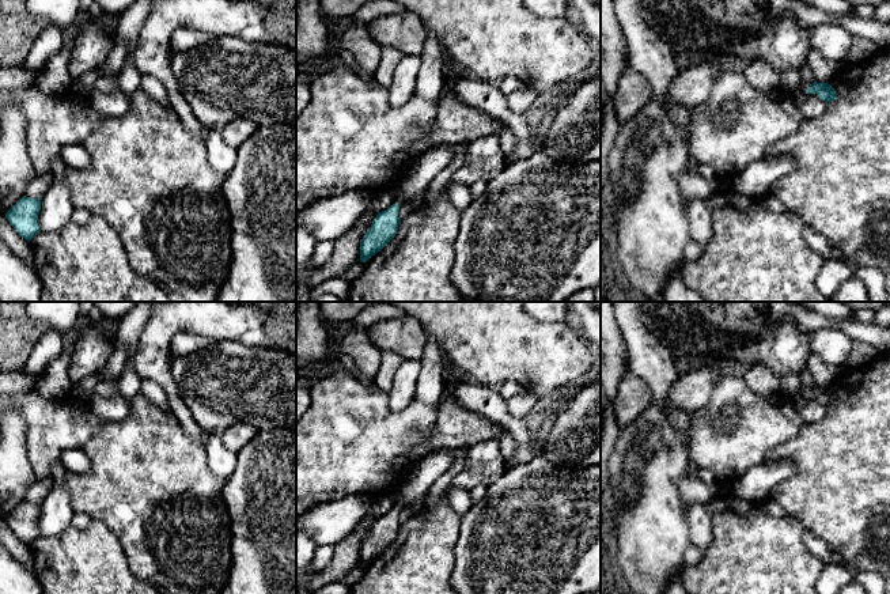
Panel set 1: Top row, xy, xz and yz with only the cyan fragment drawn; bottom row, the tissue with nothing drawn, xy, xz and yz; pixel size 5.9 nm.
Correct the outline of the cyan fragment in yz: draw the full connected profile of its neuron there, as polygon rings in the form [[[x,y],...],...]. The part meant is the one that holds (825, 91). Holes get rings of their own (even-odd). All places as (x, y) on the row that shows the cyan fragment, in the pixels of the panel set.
[[[800,80],[799,91],[806,94],[817,94],[826,103],[837,99],[837,94],[829,83],[814,82],[813,84],[808,84]]]

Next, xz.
[[[457,144],[442,145],[423,152],[404,171],[398,181],[399,194],[395,203],[376,215],[360,243],[360,261],[367,262],[397,234],[401,219],[399,207],[428,188],[432,179],[452,160]]]

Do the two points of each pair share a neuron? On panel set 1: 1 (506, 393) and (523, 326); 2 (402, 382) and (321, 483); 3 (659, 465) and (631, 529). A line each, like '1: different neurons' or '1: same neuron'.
1: different neurons
2: different neurons
3: same neuron

